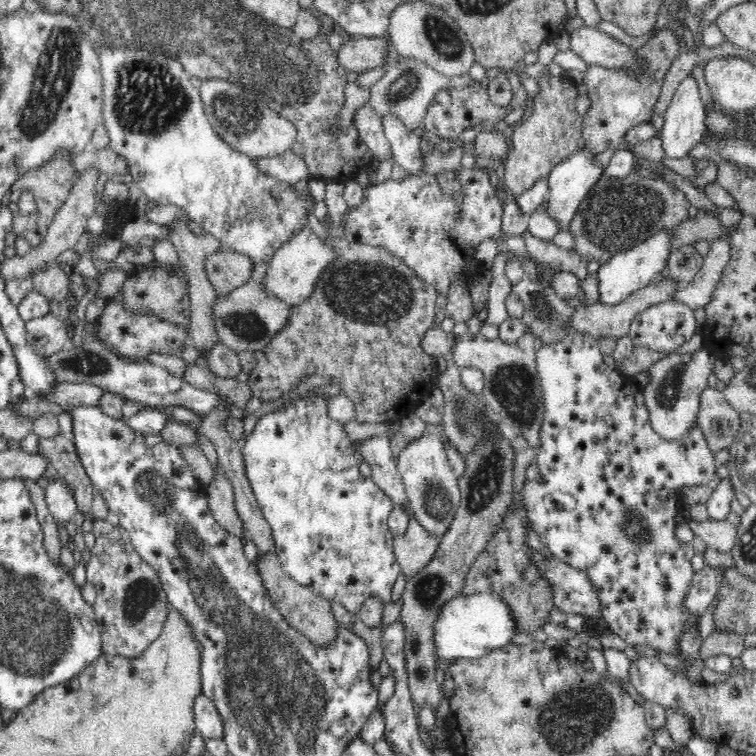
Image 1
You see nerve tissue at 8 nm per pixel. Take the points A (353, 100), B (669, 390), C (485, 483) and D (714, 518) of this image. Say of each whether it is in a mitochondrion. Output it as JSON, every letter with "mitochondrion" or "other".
{"A":"other","B":"mitochondrion","C":"mitochondrion","D":"other"}

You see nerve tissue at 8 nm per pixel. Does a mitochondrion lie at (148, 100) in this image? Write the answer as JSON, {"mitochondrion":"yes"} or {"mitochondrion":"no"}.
{"mitochondrion":"yes"}

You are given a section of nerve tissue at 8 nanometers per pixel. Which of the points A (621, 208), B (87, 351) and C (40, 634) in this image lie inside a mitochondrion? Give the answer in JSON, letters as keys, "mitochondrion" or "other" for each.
{"A":"mitochondrion","B":"mitochondrion","C":"mitochondrion"}

